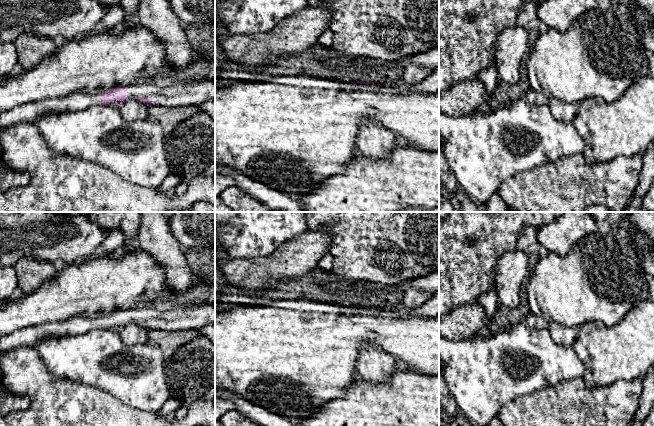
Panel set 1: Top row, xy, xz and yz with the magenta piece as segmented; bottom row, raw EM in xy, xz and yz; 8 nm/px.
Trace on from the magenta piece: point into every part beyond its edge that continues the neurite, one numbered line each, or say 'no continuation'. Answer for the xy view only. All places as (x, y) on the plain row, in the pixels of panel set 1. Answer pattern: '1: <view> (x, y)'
1: xy (164, 315)
2: xy (76, 325)

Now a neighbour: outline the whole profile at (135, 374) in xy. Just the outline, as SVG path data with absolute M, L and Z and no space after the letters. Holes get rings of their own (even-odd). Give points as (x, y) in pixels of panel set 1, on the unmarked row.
M117 328L49 337L38 343L34 350L55 378L104 390L130 407L157 414L171 398L161 349L151 342L128 346L122 342Z

